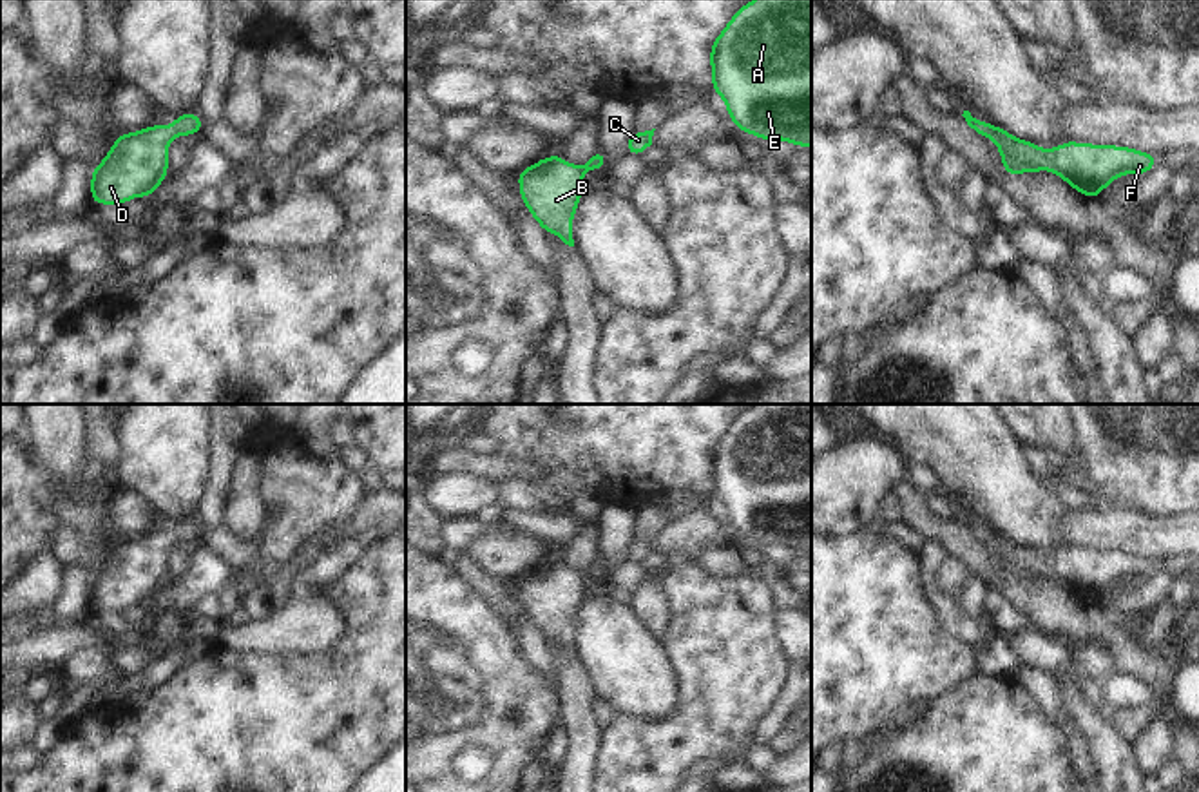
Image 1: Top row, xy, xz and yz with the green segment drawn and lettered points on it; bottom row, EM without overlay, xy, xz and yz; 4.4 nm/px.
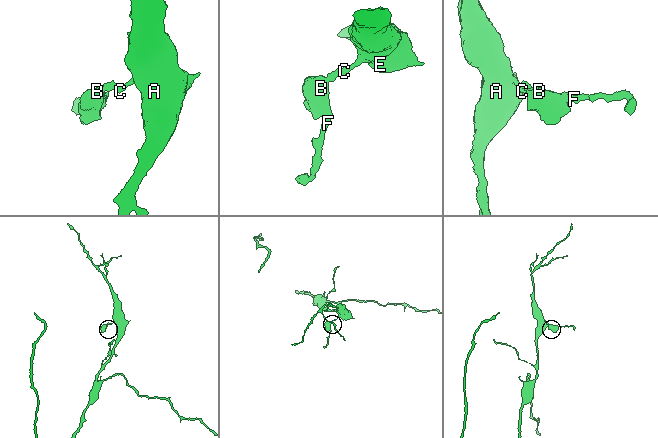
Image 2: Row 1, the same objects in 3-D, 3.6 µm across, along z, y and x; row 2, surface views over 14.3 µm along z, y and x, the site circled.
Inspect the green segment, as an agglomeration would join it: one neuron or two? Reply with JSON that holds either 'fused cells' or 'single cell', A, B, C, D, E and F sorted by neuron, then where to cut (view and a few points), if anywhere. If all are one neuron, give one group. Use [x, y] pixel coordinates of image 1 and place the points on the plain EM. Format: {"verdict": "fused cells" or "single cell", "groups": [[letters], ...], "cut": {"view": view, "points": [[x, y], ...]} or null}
{"verdict": "single cell", "groups": [["A", "B", "C", "D", "E", "F"]], "cut": null}

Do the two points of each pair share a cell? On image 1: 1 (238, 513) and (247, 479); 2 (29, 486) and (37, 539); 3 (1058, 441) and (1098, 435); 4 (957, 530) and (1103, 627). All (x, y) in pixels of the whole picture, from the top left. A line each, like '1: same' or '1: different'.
1: same
2: same
3: different
4: same

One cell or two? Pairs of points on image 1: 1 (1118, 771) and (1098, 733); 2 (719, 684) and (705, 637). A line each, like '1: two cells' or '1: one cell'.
1: one cell
2: one cell

